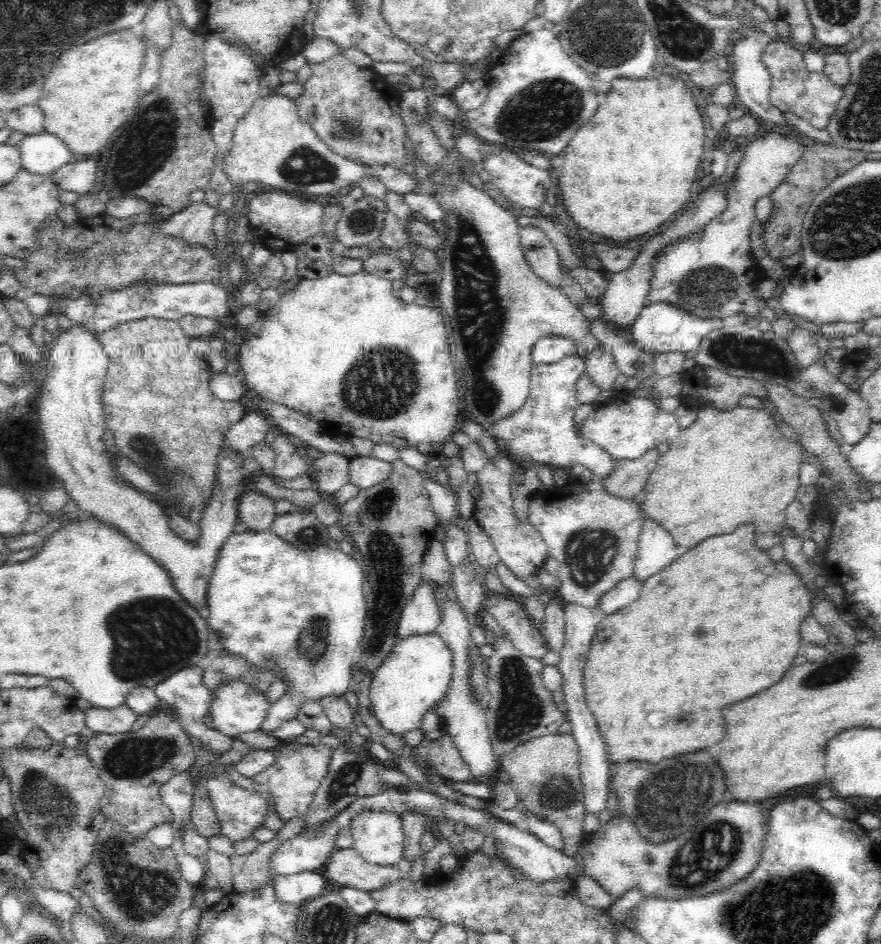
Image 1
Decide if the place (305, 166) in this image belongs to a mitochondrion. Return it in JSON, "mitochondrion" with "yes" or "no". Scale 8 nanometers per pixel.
{"mitochondrion":"yes"}

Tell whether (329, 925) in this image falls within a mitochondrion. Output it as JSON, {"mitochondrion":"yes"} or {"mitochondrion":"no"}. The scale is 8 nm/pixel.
{"mitochondrion":"yes"}

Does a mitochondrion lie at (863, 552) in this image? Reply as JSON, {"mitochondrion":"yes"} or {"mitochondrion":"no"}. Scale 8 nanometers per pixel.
{"mitochondrion":"no"}

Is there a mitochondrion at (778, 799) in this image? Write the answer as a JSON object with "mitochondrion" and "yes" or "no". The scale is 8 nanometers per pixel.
{"mitochondrion":"no"}

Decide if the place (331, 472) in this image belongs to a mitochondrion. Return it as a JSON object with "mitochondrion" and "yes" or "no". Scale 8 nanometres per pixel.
{"mitochondrion":"yes"}

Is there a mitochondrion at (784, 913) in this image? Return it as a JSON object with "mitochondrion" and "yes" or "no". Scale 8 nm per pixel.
{"mitochondrion":"yes"}

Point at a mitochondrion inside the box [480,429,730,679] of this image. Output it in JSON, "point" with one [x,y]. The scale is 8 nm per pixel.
{"point":[589,554]}

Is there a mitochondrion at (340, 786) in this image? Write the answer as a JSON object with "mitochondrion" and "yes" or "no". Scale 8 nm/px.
{"mitochondrion":"yes"}

